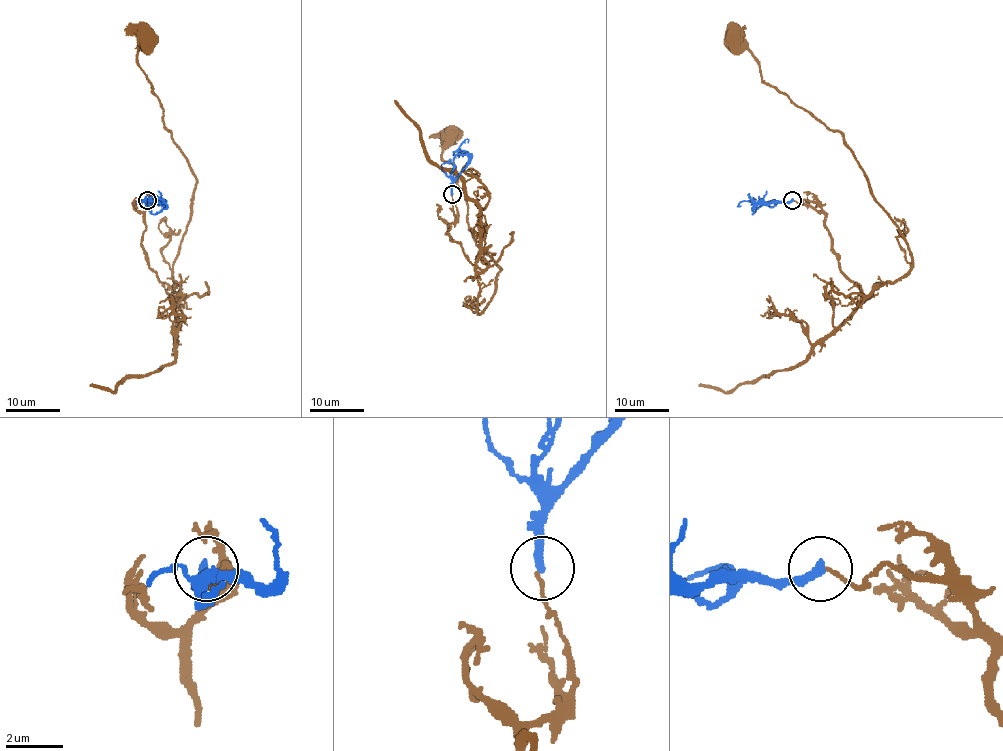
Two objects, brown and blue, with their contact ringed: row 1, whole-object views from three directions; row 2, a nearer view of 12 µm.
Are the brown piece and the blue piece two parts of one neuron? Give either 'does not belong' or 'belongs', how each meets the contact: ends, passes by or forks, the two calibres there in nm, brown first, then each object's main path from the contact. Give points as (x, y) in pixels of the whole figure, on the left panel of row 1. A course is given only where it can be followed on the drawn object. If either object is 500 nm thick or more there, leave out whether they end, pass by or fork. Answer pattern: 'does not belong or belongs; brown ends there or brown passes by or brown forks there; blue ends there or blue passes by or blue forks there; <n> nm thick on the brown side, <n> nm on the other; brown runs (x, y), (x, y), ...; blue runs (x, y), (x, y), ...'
does not belong; brown ends there; blue ends there; 120 nm thick on the brown side, 300 nm on the other; brown runs (146, 200), (153, 202), (141, 247), (171, 296), (195, 176), (138, 64), (145, 35); blue runs (148, 200), (164, 203), (161, 200), (153, 200), (164, 206)

